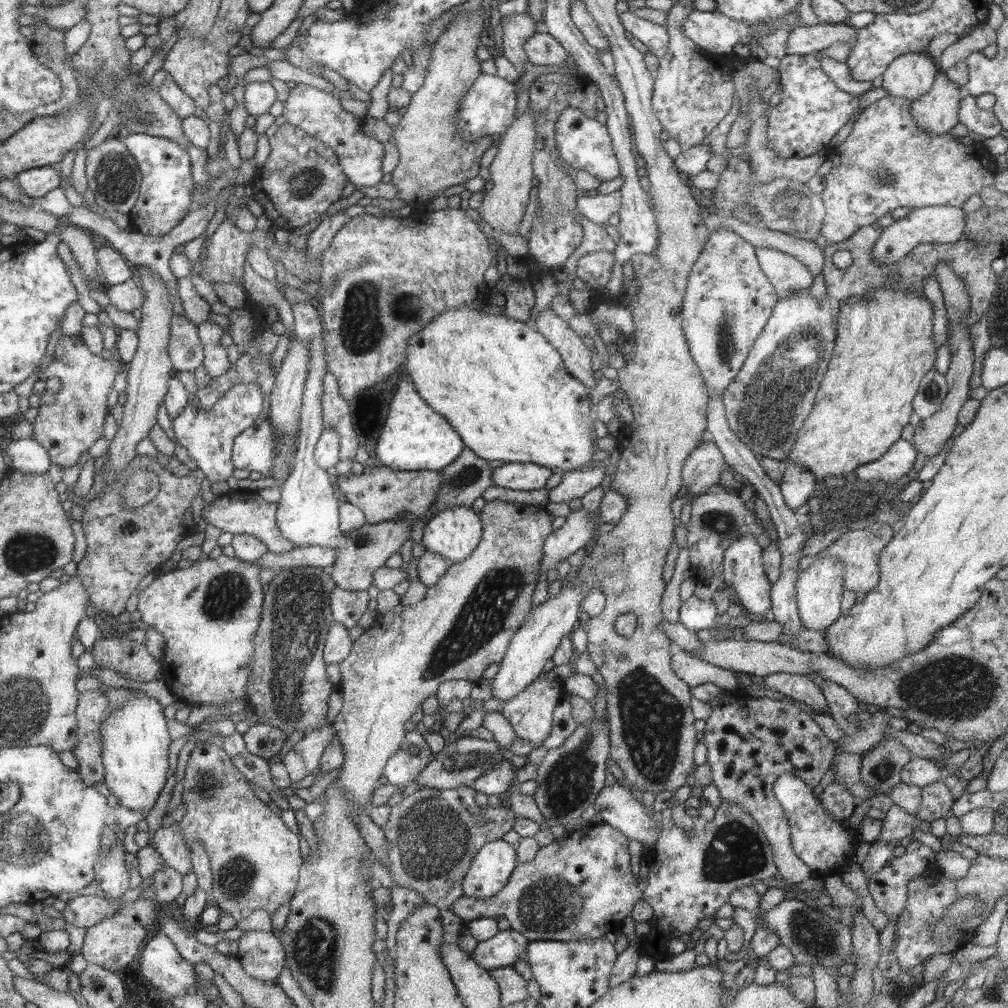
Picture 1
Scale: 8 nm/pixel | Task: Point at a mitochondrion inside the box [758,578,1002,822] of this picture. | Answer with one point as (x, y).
(955, 687)

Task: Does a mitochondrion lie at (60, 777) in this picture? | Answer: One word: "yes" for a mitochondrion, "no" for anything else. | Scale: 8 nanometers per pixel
no

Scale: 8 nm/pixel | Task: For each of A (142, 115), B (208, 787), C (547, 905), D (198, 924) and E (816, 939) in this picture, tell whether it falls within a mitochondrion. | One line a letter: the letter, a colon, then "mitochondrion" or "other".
A: mitochondrion
B: mitochondrion
C: mitochondrion
D: other
E: mitochondrion

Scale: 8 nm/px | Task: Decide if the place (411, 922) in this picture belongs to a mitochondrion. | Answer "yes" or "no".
no

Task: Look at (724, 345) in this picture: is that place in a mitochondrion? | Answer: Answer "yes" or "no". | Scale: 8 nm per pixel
yes

